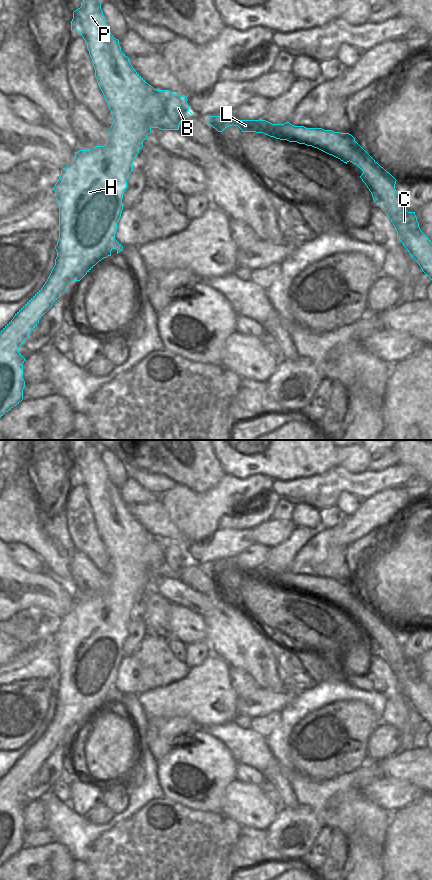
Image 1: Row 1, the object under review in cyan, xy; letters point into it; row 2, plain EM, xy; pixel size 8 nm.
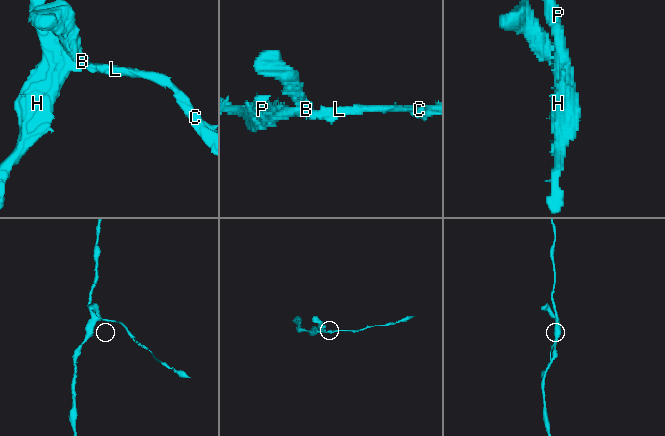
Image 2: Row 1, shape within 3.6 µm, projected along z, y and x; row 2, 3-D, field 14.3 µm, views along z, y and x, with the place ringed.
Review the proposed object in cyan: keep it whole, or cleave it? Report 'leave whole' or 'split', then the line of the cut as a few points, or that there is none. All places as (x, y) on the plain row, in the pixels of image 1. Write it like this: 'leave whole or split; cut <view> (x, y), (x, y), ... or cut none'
split; cut xy (153, 536), (153, 539), (147, 545), (150, 575)

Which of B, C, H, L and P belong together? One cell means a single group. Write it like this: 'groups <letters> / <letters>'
groups B / C H L P

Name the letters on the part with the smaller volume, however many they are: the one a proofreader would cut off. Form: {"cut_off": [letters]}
{"cut_off": ["B"]}

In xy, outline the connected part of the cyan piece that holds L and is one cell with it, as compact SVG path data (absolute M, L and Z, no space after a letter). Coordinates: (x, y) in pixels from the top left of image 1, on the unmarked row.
M230 562L220 564L210 564L207 566L207 573L212 574L218 580L222 580L229 574L238 574L242 580L263 581L270 585L289 590L297 590L317 596L329 603L332 603L344 611L349 609L356 612L362 619L360 626L365 631L372 642L374 650L385 660L393 671L397 685L403 691L410 703L417 709L422 719L432 728L432 690L421 679L415 660L408 660L403 655L403 648L395 637L396 627L381 615L349 581L334 580L322 576L306 576L304 574L294 574L289 570L284 572L272 572L266 568L238 568Z

